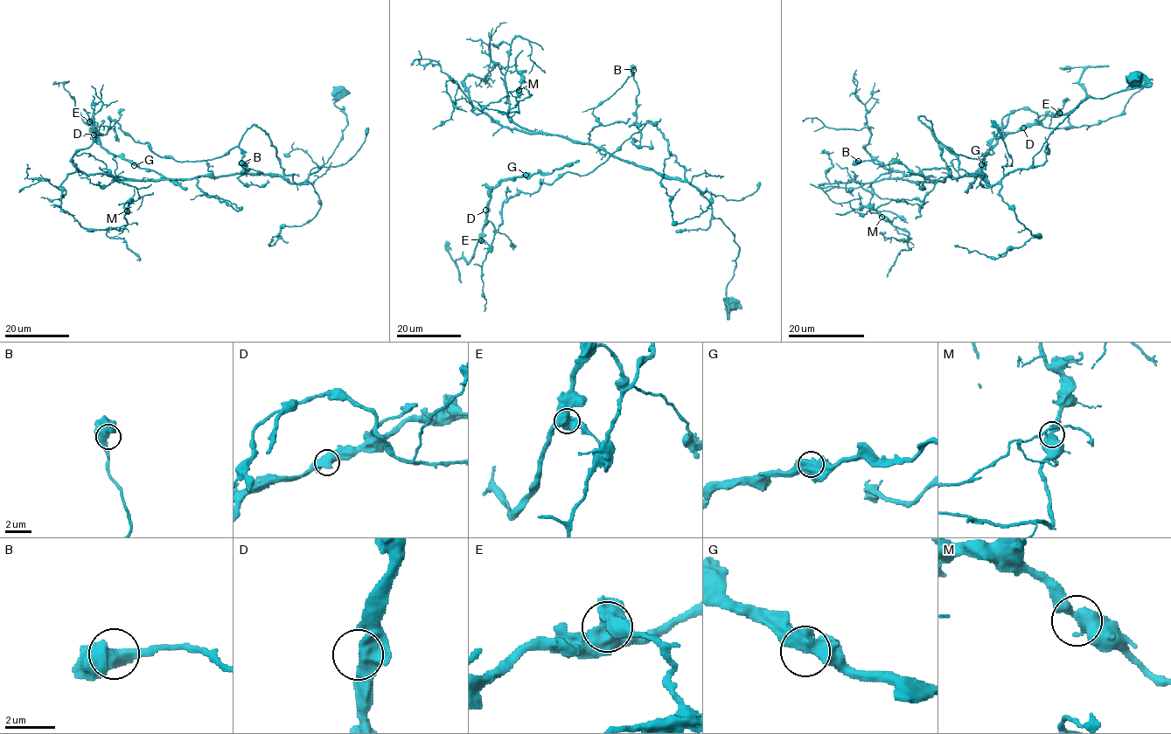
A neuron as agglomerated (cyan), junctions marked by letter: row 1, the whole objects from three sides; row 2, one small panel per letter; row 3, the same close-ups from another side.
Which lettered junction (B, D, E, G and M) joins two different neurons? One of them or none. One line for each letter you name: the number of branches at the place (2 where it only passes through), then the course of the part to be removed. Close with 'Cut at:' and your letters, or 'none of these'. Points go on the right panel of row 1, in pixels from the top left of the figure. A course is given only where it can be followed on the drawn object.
E: 2 | (1058, 113), (1027, 123), (1015, 132), (1007, 132), (986, 153), (979, 173), (965, 191)
Cut at: E

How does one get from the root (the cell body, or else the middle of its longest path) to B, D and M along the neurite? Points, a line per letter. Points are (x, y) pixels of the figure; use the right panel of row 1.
B: (1132, 79), (1131, 89), (1085, 99), (1028, 168), (993, 185), (959, 169), (924, 116), (947, 168), (858, 161)
D: (1132, 79), (993, 185), (919, 117), (979, 159), (1014, 111), (1069, 121), (1023, 128)
M: (1132, 79), (1085, 99), (1028, 168), (993, 185), (881, 173), (869, 211), (895, 213), (909, 238), (881, 217)

